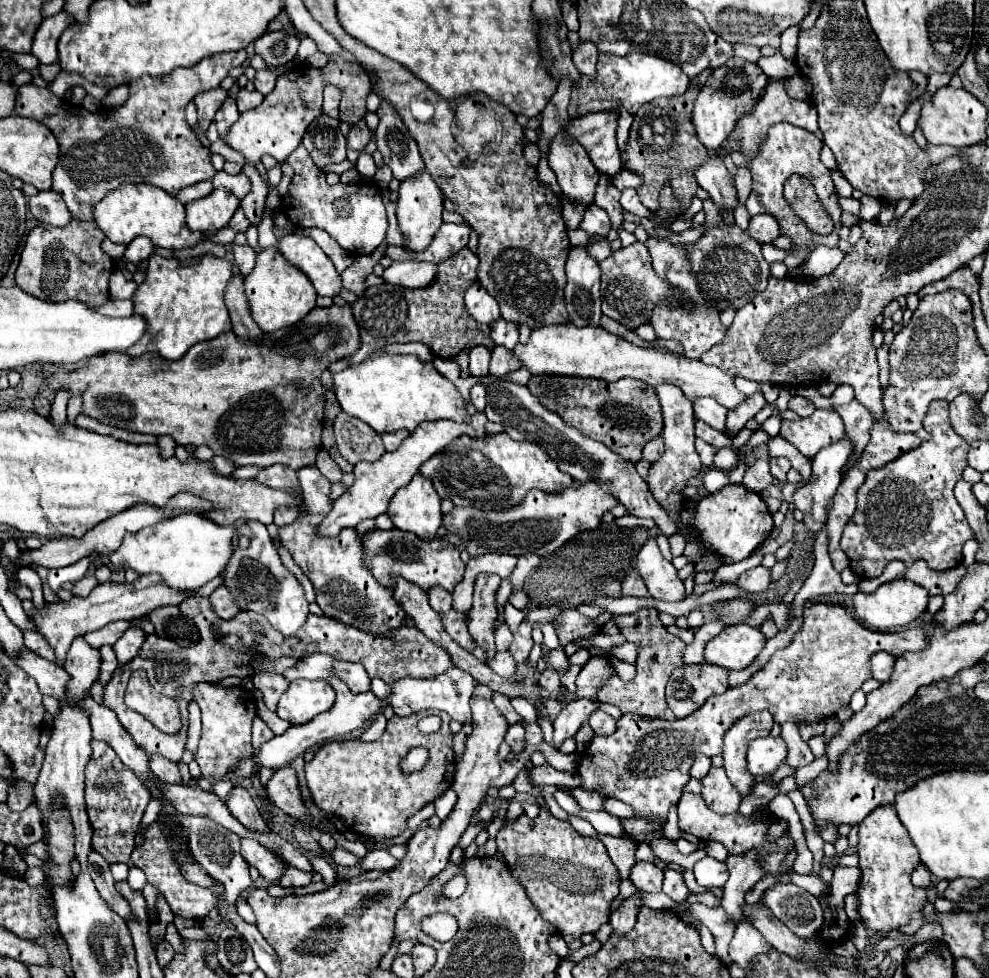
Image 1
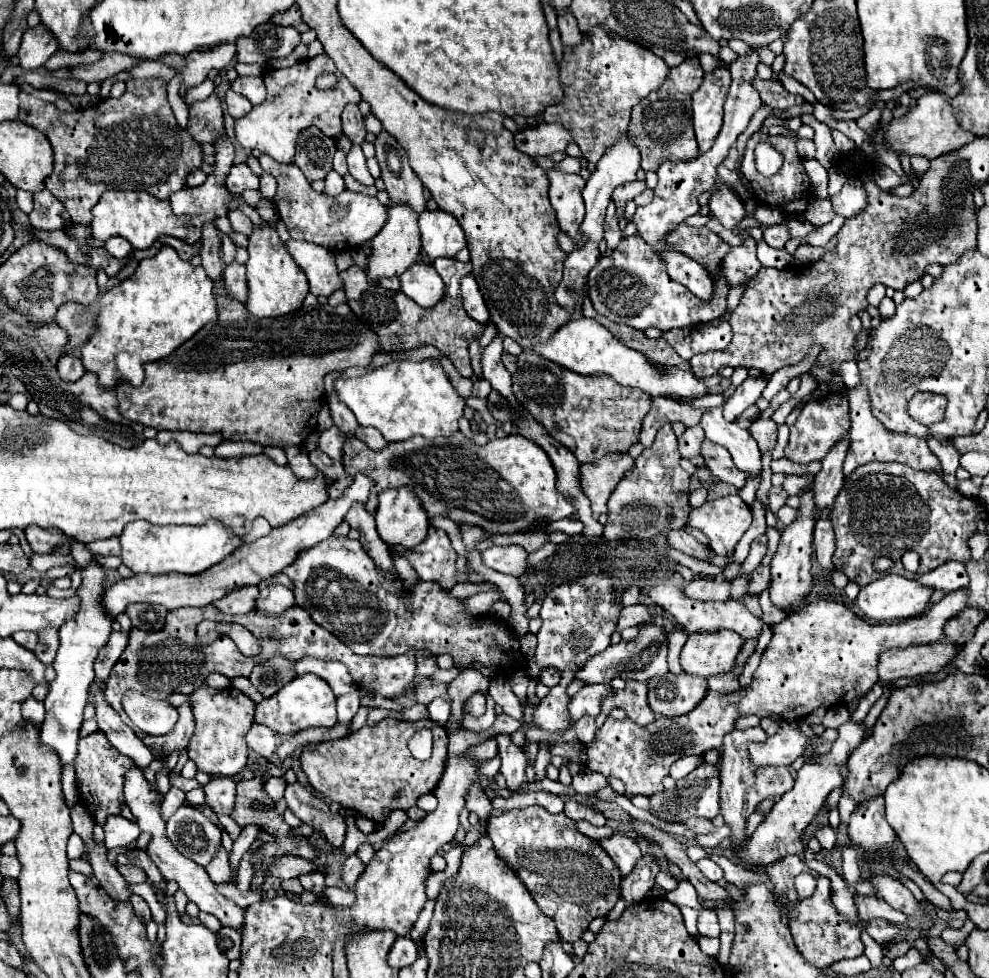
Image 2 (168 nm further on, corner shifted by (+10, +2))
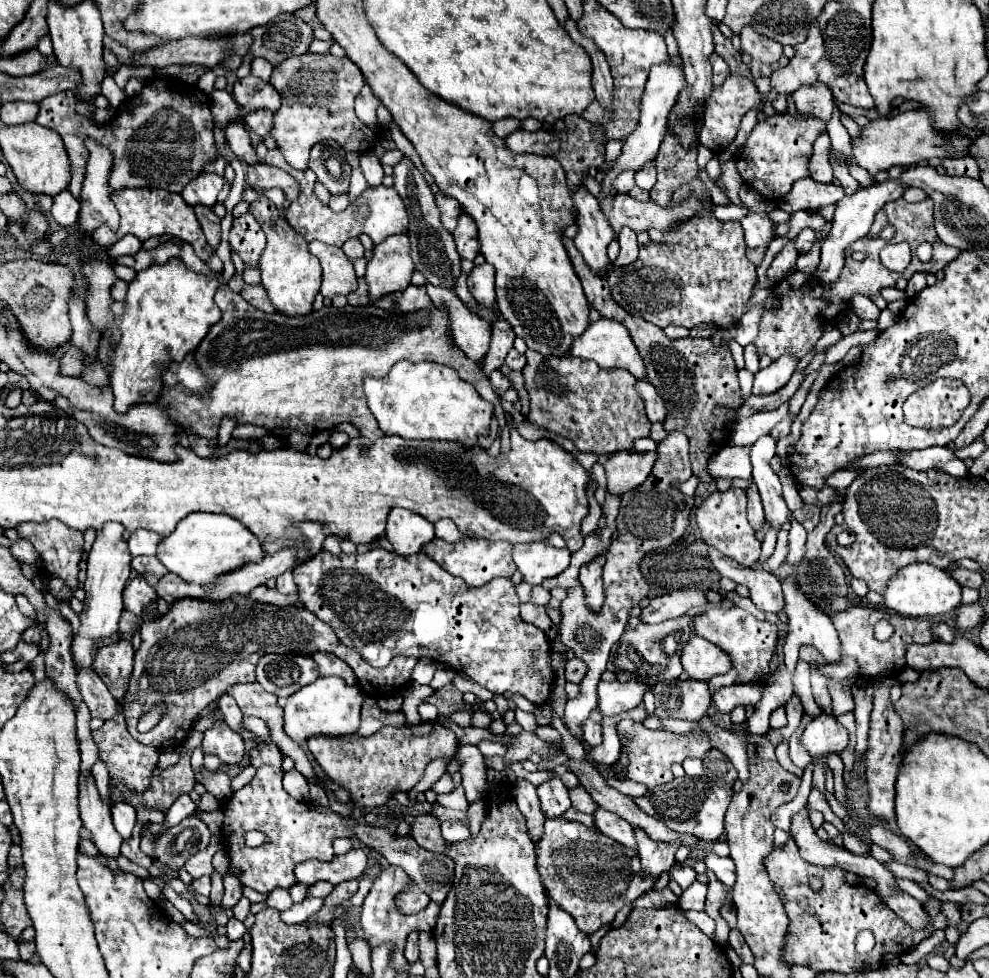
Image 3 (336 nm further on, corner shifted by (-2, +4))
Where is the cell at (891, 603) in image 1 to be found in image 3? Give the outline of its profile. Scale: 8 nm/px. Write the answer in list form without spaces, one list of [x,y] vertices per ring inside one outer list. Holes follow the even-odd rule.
[[[922,563],[922,565],[902,567],[902,571],[898,571],[898,575],[894,575],[894,579],[890,579],[890,583],[886,585],[886,591],[882,597],[884,597],[884,607],[900,615],[934,617],[960,605],[960,589],[962,587],[950,577],[950,573],[940,571],[934,565]]]

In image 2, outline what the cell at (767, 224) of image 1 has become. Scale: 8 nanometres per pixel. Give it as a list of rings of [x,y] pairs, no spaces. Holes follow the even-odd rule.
[[[774,225],[774,227],[764,229],[764,241],[774,249],[784,249],[788,239],[792,239],[792,237],[790,237],[786,225]]]

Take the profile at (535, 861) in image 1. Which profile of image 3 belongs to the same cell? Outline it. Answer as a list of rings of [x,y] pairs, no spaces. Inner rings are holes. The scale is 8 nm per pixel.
[[[562,817],[546,819],[544,833],[536,841],[536,863],[548,897],[554,903],[558,903],[558,907],[564,907],[564,911],[574,917],[578,929],[586,935],[598,931],[604,925],[610,925],[624,905],[632,903],[636,897],[650,891],[654,883],[654,879],[648,873],[642,873],[636,851],[610,841],[598,829],[588,829],[578,821],[566,821]]]

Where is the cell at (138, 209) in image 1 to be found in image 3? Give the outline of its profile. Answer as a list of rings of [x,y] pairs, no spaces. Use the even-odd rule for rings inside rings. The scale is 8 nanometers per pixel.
[[[122,189],[122,191],[114,193],[114,205],[120,213],[120,227],[116,231],[110,231],[110,227],[98,227],[98,231],[94,231],[94,241],[98,245],[110,247],[116,239],[124,237],[126,233],[136,235],[140,241],[170,233],[170,235],[182,239],[184,243],[190,243],[202,261],[208,261],[212,257],[214,251],[206,243],[206,237],[194,215],[194,209],[184,203],[182,195],[166,193],[162,189]]]

